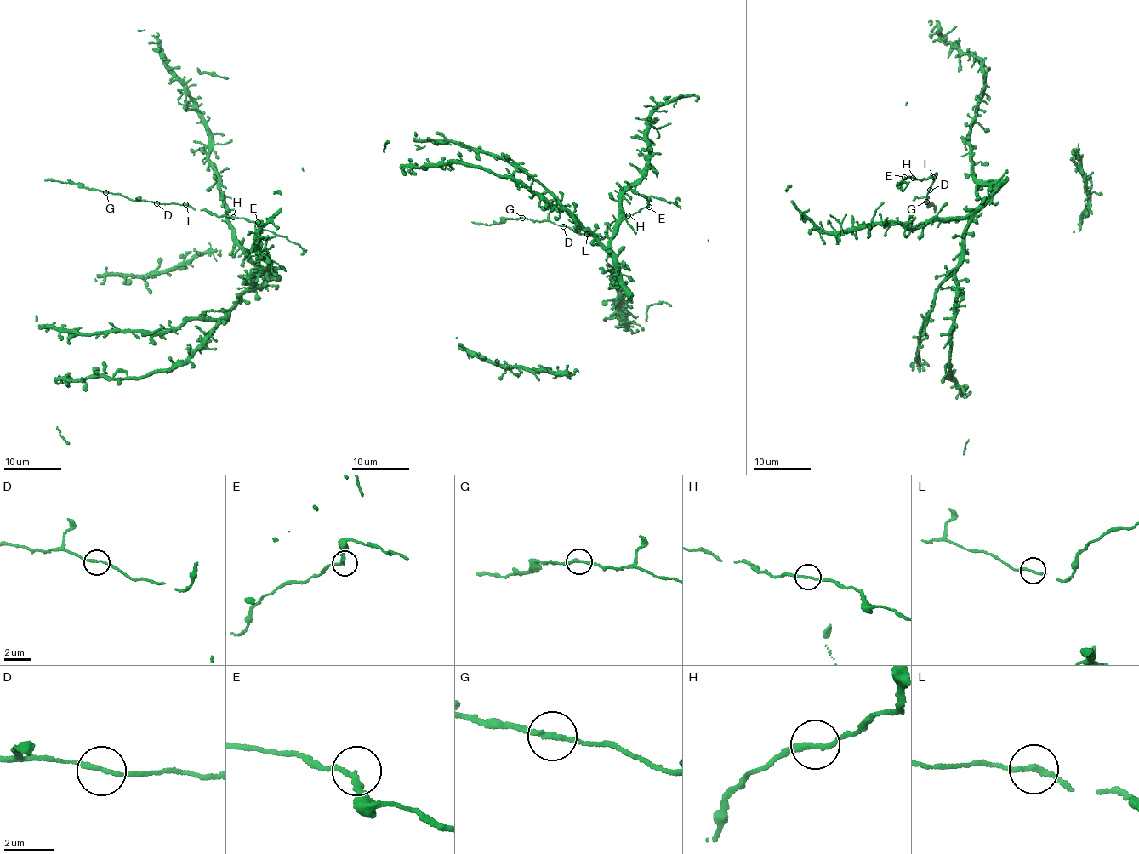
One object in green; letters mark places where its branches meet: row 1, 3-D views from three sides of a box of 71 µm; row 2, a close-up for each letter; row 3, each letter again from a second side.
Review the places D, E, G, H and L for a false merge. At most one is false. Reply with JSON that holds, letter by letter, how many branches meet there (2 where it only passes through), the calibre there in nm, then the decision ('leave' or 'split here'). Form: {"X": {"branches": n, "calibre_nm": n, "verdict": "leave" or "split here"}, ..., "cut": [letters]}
{"D": {"branches": 2, "calibre_nm": 160, "verdict": "leave"}, "E": {"branches": 2, "calibre_nm": 180, "verdict": "leave"}, "G": {"branches": 2, "calibre_nm": 180, "verdict": "leave"}, "H": {"branches": 2, "calibre_nm": 180, "verdict": "leave"}, "L": {"branches": 2, "calibre_nm": 170, "verdict": "leave"}, "cut": []}

